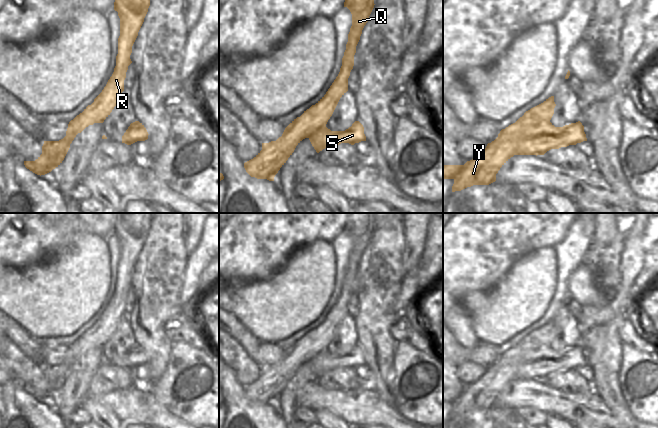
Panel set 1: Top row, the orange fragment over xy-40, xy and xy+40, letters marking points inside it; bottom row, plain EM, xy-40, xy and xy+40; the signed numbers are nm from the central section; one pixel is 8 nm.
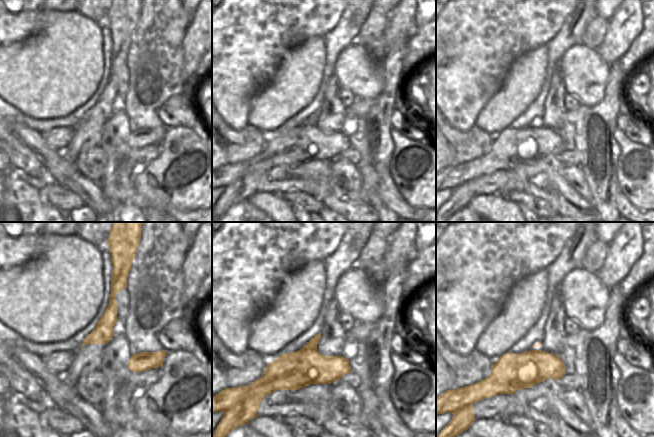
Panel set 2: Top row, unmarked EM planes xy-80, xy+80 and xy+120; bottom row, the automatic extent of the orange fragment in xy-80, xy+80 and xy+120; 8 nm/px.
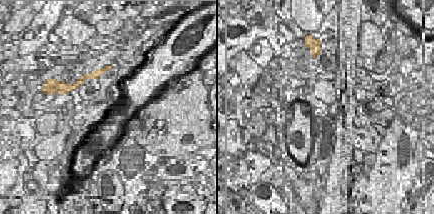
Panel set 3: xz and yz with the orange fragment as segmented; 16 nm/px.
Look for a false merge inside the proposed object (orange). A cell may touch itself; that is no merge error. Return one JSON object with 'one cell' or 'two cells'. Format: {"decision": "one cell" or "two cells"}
{"decision": "two cells"}

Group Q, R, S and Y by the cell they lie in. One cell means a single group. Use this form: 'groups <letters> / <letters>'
groups Q R Y / S

